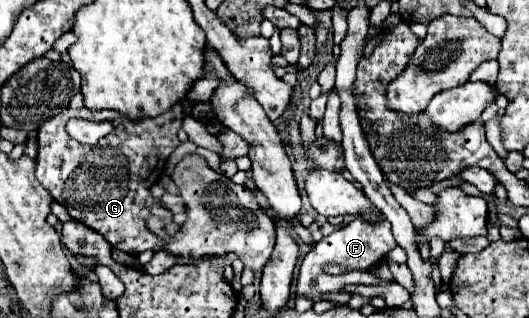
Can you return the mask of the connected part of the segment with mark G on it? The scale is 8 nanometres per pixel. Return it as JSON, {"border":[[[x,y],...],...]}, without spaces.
{"border":[[[78,93],[64,113],[38,127],[36,179],[76,221],[98,231],[112,247],[132,255],[146,249],[160,251],[162,239],[146,227],[146,219],[150,215],[162,217],[170,235],[174,235],[178,225],[172,221],[170,211],[158,207],[158,199],[150,197],[148,189],[162,177],[170,153],[180,145],[178,129],[182,127],[184,117],[180,103],[172,105],[158,117],[144,117],[136,121],[120,115],[118,111],[102,109],[98,119],[110,119],[114,123],[114,131],[102,137],[94,147],[70,139],[62,127],[66,119],[84,117],[84,113],[86,105]]]}

